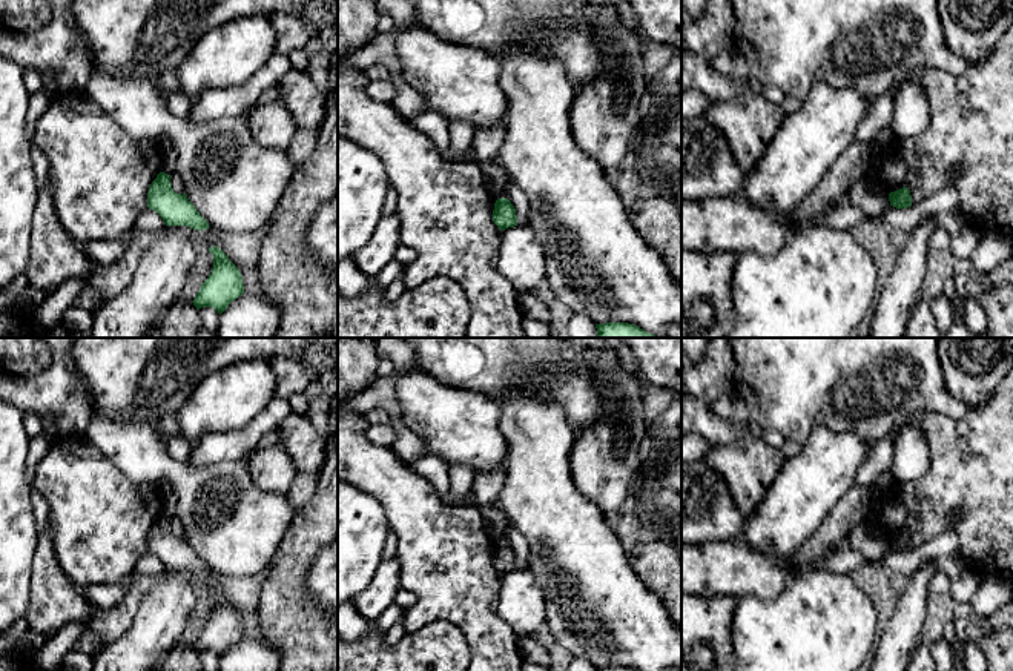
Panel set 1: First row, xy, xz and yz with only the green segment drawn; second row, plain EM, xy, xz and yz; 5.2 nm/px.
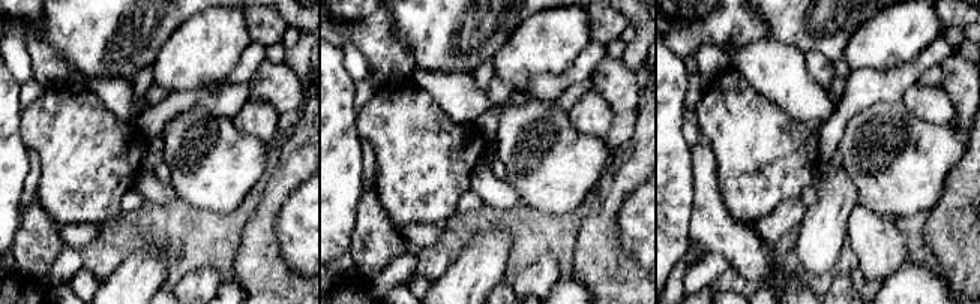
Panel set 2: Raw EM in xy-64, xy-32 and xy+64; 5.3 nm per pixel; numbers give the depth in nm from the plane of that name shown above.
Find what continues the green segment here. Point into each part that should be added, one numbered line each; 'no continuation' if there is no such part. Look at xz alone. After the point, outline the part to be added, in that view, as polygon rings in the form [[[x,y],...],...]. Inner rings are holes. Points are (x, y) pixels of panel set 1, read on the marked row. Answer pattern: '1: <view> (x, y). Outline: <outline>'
no continuation

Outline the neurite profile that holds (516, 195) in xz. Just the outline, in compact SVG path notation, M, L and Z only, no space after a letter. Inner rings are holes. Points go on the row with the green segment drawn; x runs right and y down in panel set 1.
M508 181L505 195L516 209L517 226L528 224L528 198L523 190L519 189L514 183Z

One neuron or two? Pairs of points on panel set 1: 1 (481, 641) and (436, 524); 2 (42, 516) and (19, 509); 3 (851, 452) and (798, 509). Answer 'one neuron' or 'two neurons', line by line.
1: one neuron
2: two neurons
3: one neuron

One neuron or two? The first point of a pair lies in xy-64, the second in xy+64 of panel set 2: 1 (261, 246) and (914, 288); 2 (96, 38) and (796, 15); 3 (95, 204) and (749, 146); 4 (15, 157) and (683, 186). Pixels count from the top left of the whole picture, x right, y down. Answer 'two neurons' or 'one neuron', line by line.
1: two neurons
2: one neuron
3: one neuron
4: one neuron

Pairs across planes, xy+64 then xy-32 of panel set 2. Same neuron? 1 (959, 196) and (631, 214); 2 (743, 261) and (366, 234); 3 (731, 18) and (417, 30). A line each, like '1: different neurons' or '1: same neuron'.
1: different neurons
2: same neuron
3: different neurons

